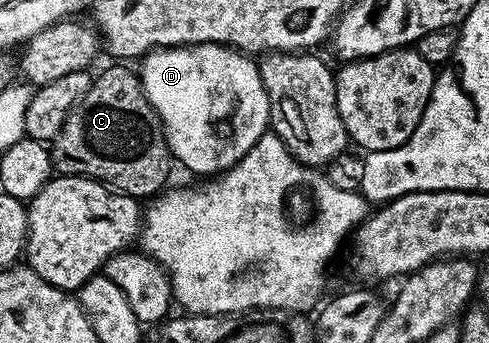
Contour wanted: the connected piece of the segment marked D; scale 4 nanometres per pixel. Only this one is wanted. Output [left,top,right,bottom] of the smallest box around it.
[141,43,271,177]

